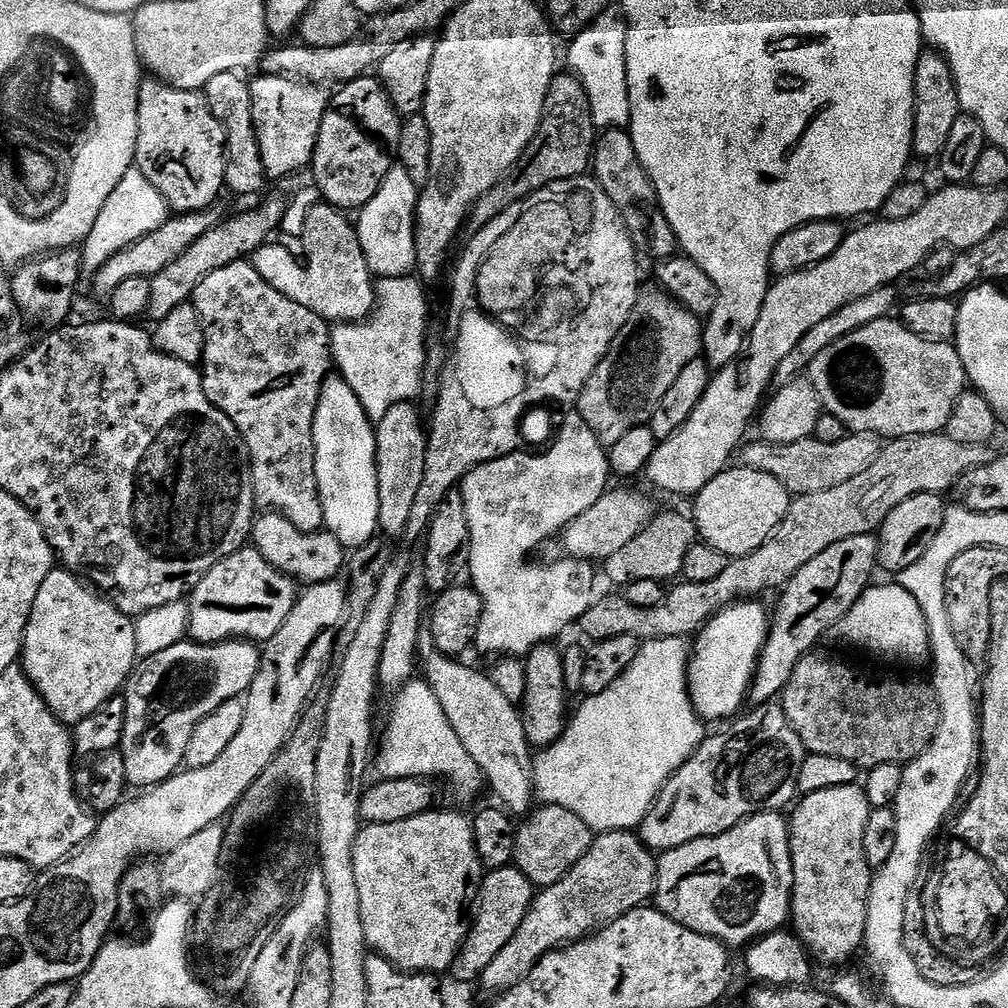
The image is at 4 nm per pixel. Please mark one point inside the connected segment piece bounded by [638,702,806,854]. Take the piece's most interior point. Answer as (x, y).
(753, 768)

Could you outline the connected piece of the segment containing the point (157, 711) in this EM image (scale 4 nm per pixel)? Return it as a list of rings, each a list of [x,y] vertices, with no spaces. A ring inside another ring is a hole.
[[[224,640],[220,644],[197,644],[195,642],[181,642],[170,646],[169,649],[162,650],[161,653],[154,654],[139,661],[138,667],[128,678],[128,683],[123,689],[122,695],[126,702],[126,722],[122,730],[122,738],[120,739],[119,752],[124,759],[124,778],[129,785],[132,784],[136,790],[147,790],[155,788],[157,784],[166,782],[170,777],[181,771],[184,764],[184,755],[186,754],[186,746],[190,746],[190,734],[194,734],[194,726],[198,726],[198,722],[202,722],[202,718],[206,718],[206,714],[214,714],[214,710],[218,710],[218,706],[222,706],[222,702],[230,702],[231,700],[243,697],[247,693],[248,688],[254,682],[254,678],[260,669],[261,649],[255,643],[245,642],[243,640]]]

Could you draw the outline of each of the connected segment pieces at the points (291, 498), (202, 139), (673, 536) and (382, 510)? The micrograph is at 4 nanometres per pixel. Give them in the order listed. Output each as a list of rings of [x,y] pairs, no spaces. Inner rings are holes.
[[[239,260],[230,266],[222,266],[222,270],[214,270],[214,274],[206,274],[206,278],[202,278],[198,290],[194,290],[190,304],[191,307],[198,310],[198,318],[202,322],[202,330],[204,331],[204,359],[202,361],[204,393],[208,401],[212,403],[213,409],[217,413],[221,412],[240,431],[240,436],[244,439],[245,446],[248,447],[248,456],[252,459],[250,487],[255,503],[259,507],[261,504],[261,509],[280,513],[290,522],[294,522],[294,526],[298,526],[298,530],[303,532],[321,531],[324,528],[324,511],[322,510],[318,478],[316,477],[316,451],[312,441],[312,431],[314,430],[314,414],[318,410],[320,391],[324,381],[328,379],[334,368],[329,321],[323,320],[310,310],[306,310],[304,306],[290,298],[278,294],[278,290],[274,290],[274,286],[267,284],[262,278],[262,274],[258,274],[256,267],[248,260]]]
[[[155,78],[141,79],[140,89],[138,90],[138,144],[136,146],[136,162],[134,166],[142,174],[146,174],[146,178],[150,178],[150,186],[154,186],[154,190],[158,190],[158,194],[162,194],[162,198],[167,202],[169,209],[173,213],[202,212],[213,207],[212,203],[219,198],[220,191],[223,193],[226,188],[224,183],[224,161],[226,159],[227,143],[228,139],[224,133],[222,122],[218,118],[214,118],[203,91],[191,92],[181,88],[172,88],[169,84],[164,84],[161,80]]]
[[[664,512],[661,516],[659,513],[653,515],[648,525],[642,530],[642,534],[638,534],[638,538],[626,542],[626,546],[622,546],[618,554],[603,561],[602,568],[608,575],[609,582],[620,584],[619,586],[626,586],[630,582],[650,582],[651,580],[672,582],[683,573],[686,554],[690,554],[692,545],[697,543],[697,540],[696,525],[689,517],[687,520],[676,512]]]
[[[415,403],[390,406],[382,418],[375,421],[376,430],[376,473],[378,474],[379,531],[385,537],[403,537],[408,530],[410,510],[418,496],[418,486],[424,481],[426,454],[428,453],[428,432],[420,425],[420,412]]]

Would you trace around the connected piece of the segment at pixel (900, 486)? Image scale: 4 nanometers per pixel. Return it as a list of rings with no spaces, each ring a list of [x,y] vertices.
[[[947,434],[893,439],[881,447],[878,458],[870,462],[870,467],[850,478],[850,482],[842,482],[842,486],[834,486],[834,490],[822,490],[822,494],[795,497],[786,518],[770,539],[750,554],[729,559],[726,570],[722,570],[718,578],[697,584],[677,583],[672,586],[677,588],[669,587],[665,591],[661,604],[649,608],[630,606],[620,594],[608,596],[605,600],[597,599],[586,614],[582,614],[578,628],[592,642],[618,638],[622,634],[630,634],[642,642],[695,637],[724,608],[760,598],[763,592],[775,593],[783,589],[790,578],[806,566],[806,562],[818,558],[818,554],[834,546],[834,542],[873,535],[882,526],[886,514],[890,514],[894,506],[906,502],[906,498],[914,498],[914,494],[923,492],[947,493],[965,474],[991,462],[994,458],[992,450],[986,444],[954,442]]]

